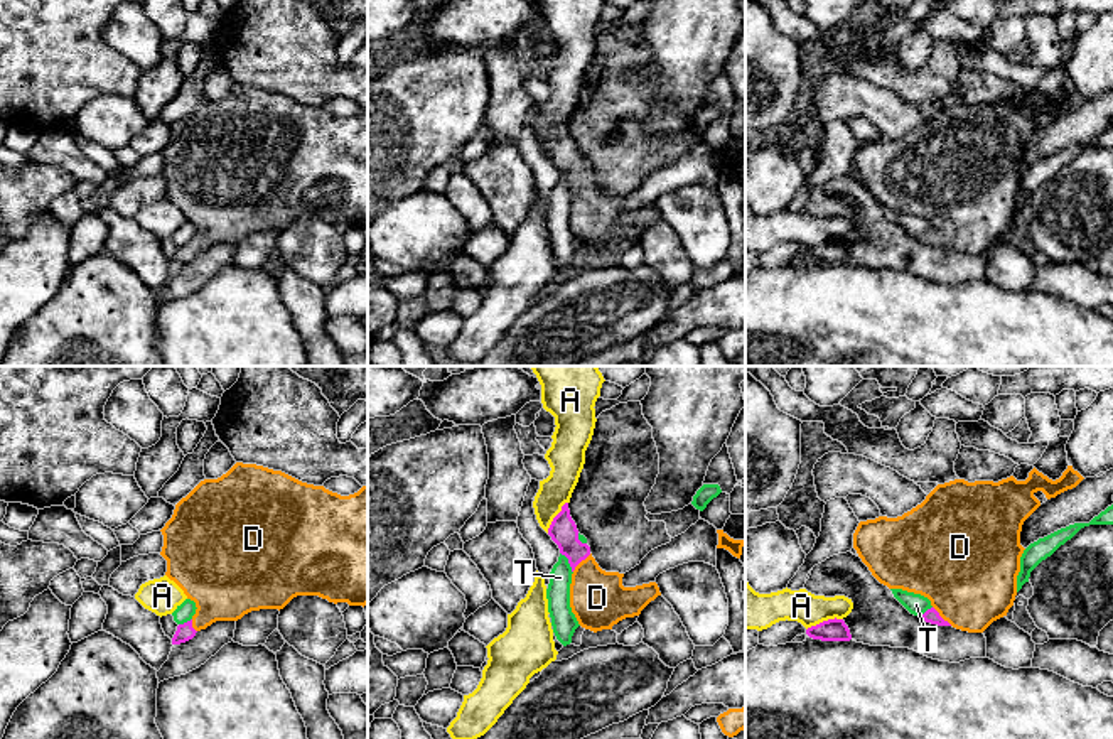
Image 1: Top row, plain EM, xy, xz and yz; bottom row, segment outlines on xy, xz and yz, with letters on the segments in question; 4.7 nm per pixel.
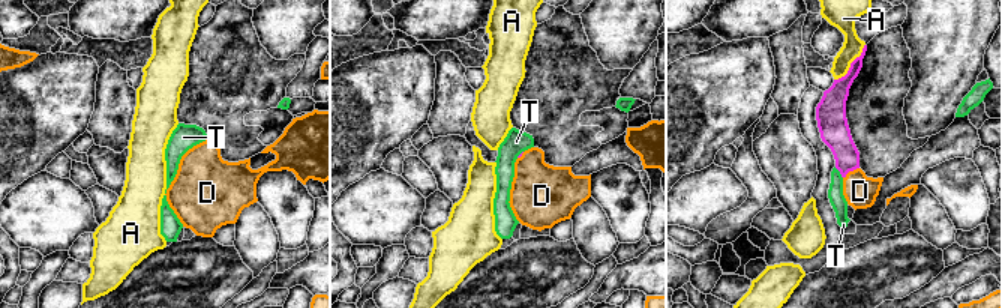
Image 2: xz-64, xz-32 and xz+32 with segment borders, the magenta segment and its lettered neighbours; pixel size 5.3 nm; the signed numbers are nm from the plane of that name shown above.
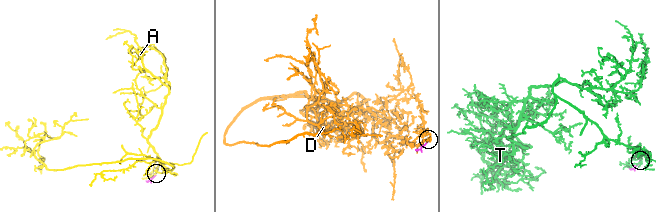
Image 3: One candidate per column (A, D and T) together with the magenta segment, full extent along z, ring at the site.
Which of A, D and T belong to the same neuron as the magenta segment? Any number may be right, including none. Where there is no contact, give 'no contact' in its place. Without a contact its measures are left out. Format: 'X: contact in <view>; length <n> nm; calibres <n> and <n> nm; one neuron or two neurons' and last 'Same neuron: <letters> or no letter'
A: contact in yz; length 190 nm; calibres 110 and 150 nm; two neurons
D: contact in yz; length 130 nm; calibres 70 and 460 nm; one neuron
T: contact in xz; length 120 nm; calibres 130 and 110 nm; two neurons
Same neuron: D

